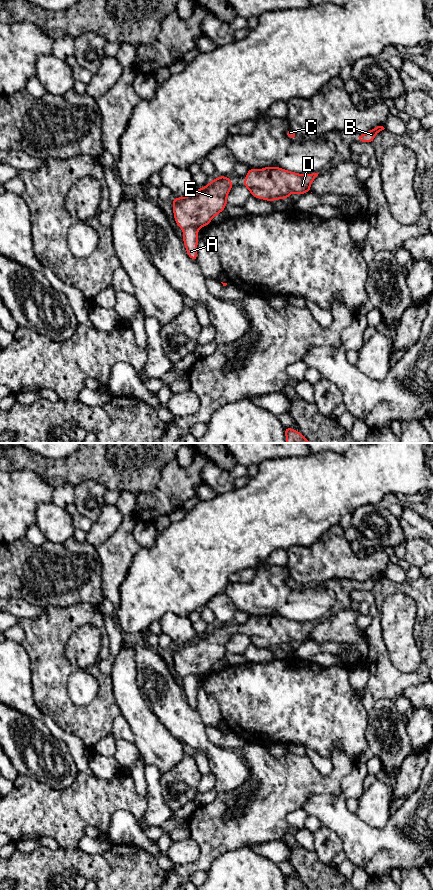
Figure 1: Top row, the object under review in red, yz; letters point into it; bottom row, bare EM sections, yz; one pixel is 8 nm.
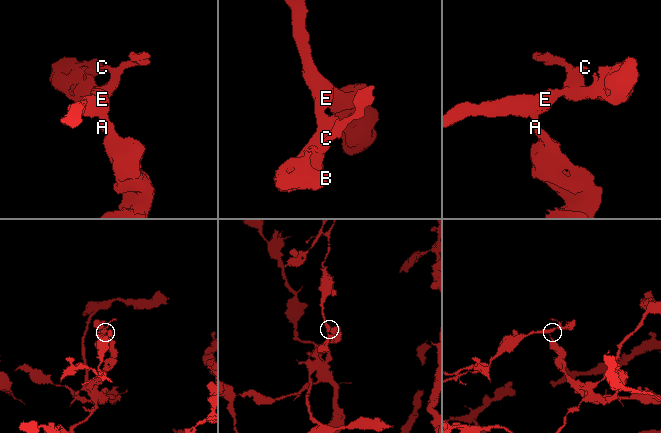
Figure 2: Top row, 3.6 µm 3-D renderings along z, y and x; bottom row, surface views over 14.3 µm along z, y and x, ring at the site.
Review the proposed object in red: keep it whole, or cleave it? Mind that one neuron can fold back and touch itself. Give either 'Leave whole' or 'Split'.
Split

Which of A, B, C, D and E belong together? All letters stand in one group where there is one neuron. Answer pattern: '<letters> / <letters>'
A / B C D E

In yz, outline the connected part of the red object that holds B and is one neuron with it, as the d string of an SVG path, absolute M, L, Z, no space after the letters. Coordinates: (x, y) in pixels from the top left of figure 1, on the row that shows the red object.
M377 126L374 129L368 131L367 133L357 136L356 139L360 142L372 143L375 135L384 129L385 128L383 126Z

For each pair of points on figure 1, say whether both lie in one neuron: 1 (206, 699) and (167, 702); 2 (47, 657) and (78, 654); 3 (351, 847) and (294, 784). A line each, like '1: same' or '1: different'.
1: different
2: different
3: different

